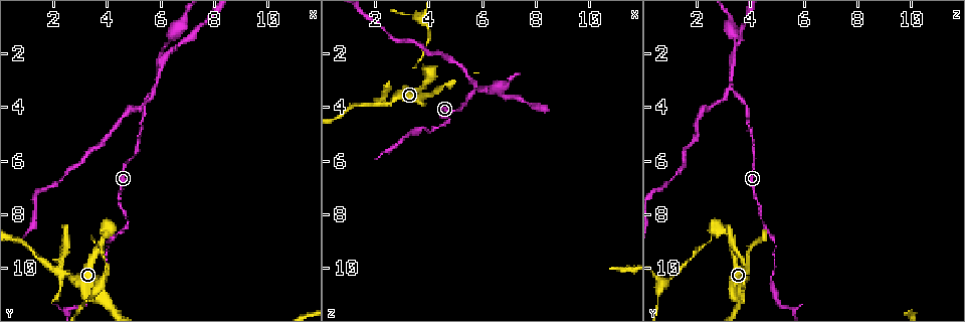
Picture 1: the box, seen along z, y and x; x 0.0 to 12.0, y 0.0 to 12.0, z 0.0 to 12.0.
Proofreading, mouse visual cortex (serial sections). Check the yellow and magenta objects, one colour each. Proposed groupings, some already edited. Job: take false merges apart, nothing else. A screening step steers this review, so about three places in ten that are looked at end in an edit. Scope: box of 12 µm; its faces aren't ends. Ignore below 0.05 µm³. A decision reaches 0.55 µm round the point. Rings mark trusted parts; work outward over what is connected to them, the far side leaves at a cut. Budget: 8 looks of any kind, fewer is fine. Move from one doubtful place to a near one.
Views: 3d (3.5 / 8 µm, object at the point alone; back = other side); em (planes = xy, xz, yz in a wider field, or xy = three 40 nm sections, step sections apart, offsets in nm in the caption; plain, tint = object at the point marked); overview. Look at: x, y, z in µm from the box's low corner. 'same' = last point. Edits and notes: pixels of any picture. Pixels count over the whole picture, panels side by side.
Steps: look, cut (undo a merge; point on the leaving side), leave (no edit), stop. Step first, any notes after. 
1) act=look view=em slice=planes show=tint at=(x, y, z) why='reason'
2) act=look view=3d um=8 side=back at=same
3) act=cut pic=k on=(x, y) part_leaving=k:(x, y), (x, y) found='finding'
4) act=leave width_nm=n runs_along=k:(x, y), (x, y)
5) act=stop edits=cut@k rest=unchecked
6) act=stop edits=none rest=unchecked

act=look view=3d um=3.5 at=(3.7, 10.6, 4.7) why='sudden change in width'

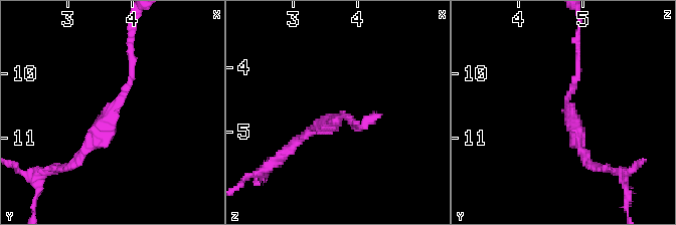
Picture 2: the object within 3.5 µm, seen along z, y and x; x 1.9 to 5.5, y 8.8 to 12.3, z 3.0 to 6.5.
act=leave runs_along=2:(132, 49), (126, 89), (73, 164) found='one cell here'

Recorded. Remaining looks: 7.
act=look view=3d um=3.5 at=(2.2, 10.0, 3.9) why='two arms in line, one across'

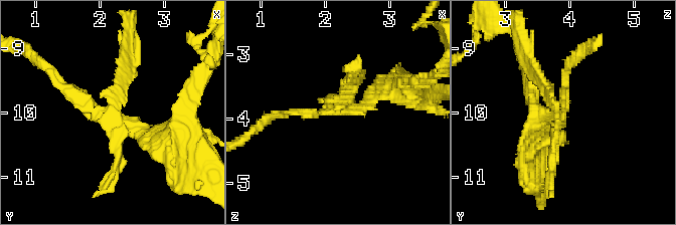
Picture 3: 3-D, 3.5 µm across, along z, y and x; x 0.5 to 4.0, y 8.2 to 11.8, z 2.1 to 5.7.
act=look view=em slice=planes show=tint at=(2.20, 10.10, 3.85) why='need the tissue'

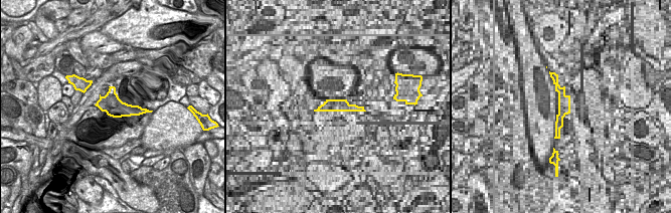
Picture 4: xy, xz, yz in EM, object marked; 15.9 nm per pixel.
act=cut pic=3 on=(115, 175) width_nm=320 part_leaving=3:(115, 109), (130, 60), (130, 26) found='a second cell is stuck on'

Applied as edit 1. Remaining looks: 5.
act=look view=overview why='redraw'

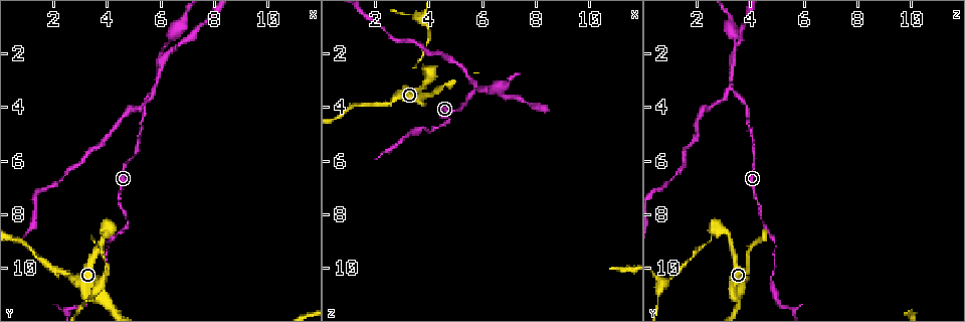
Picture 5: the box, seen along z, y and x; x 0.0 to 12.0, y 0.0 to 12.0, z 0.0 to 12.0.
act=look view=3d um=3.5 side=back at=(3.6, 8.8, 2.6) why='thick turns thin'

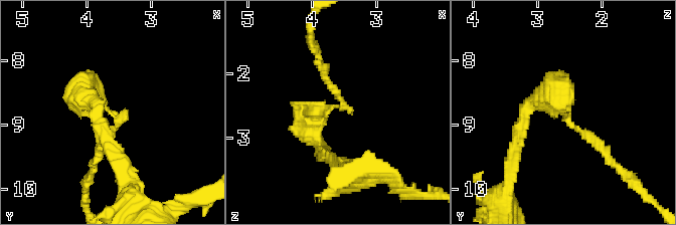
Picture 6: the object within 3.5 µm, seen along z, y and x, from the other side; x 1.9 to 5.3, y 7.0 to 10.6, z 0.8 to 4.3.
act=look view=em slice=xy step=3 show=tint at=(3.60, 8.90, 2.50) arm_widths_nm=150,350 why='now the EM'

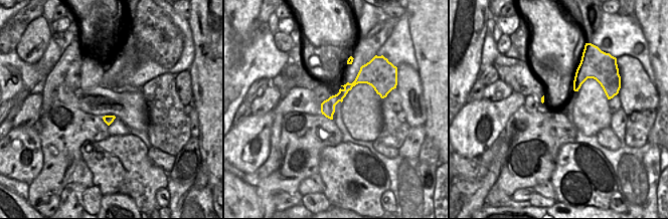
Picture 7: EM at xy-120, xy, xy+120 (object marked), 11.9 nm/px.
act=cut pic=6 on=(334, 88) width_nm=170 border=7:(338, 92), (343, 97) found='two cells meet here'

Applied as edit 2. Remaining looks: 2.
act=stop edits=cut@3,cut@6 rest=unchecked

